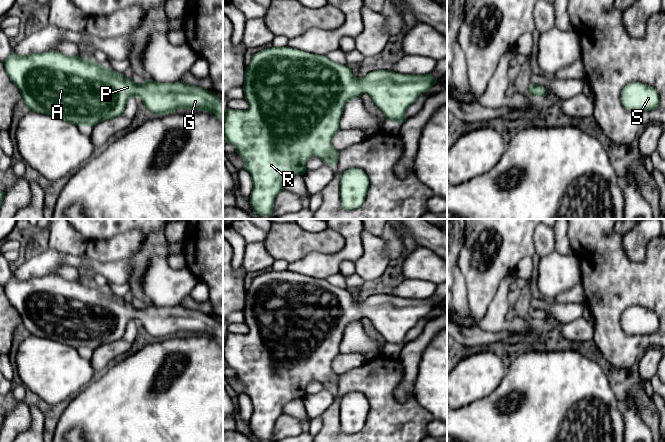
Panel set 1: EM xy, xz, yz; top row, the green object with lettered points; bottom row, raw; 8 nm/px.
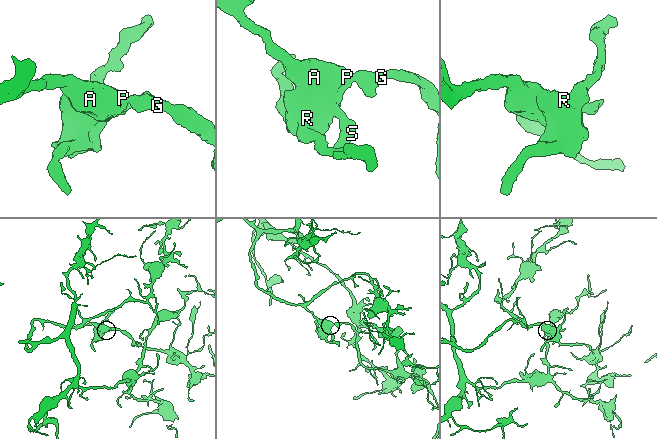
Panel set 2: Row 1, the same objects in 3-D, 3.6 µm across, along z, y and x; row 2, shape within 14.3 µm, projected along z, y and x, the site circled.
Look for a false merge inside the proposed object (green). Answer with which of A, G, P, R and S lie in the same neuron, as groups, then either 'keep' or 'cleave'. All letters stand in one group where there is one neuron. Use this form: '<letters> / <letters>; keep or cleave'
A G P R S; keep

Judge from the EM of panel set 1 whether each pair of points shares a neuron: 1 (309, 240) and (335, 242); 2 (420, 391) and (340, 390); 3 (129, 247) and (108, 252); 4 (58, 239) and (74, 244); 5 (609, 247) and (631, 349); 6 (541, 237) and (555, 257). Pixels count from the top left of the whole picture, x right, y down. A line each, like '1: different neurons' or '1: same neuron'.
1: same neuron
2: different neurons
3: same neuron
4: same neuron
5: same neuron
6: different neurons

